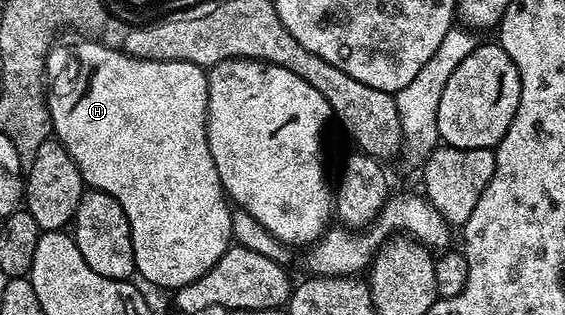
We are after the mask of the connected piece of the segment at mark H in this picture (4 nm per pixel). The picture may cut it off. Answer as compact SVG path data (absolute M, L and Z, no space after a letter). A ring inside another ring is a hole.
M80 41L84 43L64 43L53 46L46 60L46 102L52 118L52 130L55 138L70 153L78 165L81 177L91 190L110 193L126 213L130 221L130 233L134 245L134 265L136 275L156 287L185 287L190 281L198 281L233 246L231 219L233 208L224 194L224 186L218 177L214 157L208 144L208 77L205 68L186 61L146 61L126 54L103 41Z

